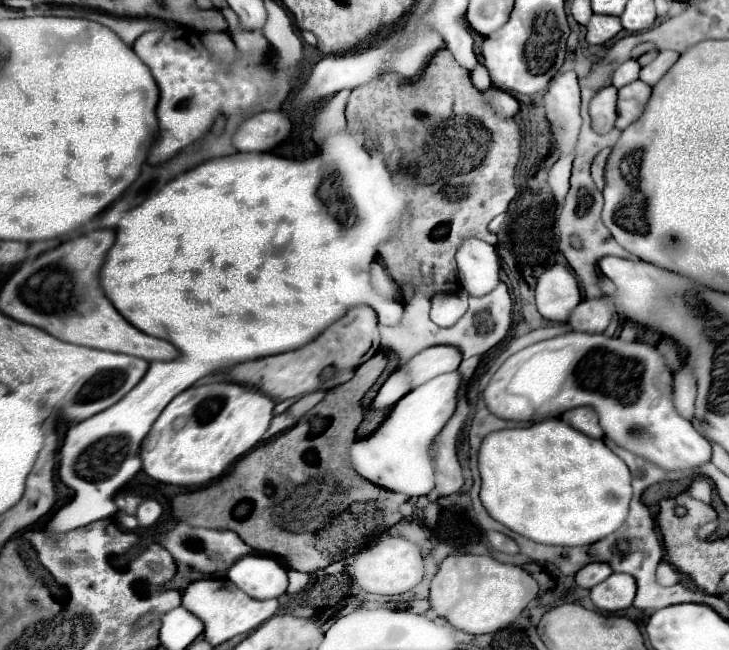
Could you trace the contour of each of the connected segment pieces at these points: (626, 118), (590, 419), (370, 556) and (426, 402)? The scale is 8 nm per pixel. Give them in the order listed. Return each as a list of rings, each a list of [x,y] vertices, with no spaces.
[[[635,81],[635,83],[629,83],[627,87],[621,87],[619,95],[617,95],[615,127],[625,129],[633,121],[637,121],[645,109],[649,97],[651,97],[651,87],[643,81]]]
[[[577,407],[571,411],[561,413],[561,417],[565,423],[569,423],[573,429],[579,429],[581,433],[593,437],[593,439],[603,439],[603,429],[599,427],[597,415],[591,407]]]
[[[381,537],[375,545],[359,551],[351,565],[353,579],[359,583],[359,587],[367,593],[377,595],[401,595],[405,591],[411,591],[421,579],[423,579],[423,557],[415,543],[403,539],[403,537]]]
[[[453,371],[439,375],[403,395],[369,437],[359,439],[349,447],[349,461],[357,475],[367,481],[387,479],[389,491],[403,493],[407,497],[427,495],[435,487],[429,447],[455,411],[457,389],[459,373]]]

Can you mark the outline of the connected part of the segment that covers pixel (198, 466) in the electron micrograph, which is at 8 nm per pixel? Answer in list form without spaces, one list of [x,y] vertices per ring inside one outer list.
[[[209,383],[189,387],[163,409],[147,433],[147,439],[141,443],[139,457],[143,457],[143,473],[159,483],[177,487],[195,487],[217,479],[231,467],[231,463],[235,463],[263,439],[263,433],[267,431],[273,417],[273,407],[275,403],[269,397],[237,383]]]

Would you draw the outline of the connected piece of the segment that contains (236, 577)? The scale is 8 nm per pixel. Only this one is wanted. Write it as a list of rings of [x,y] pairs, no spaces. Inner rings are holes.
[[[265,555],[241,557],[227,577],[253,599],[273,599],[287,591],[287,571]]]

